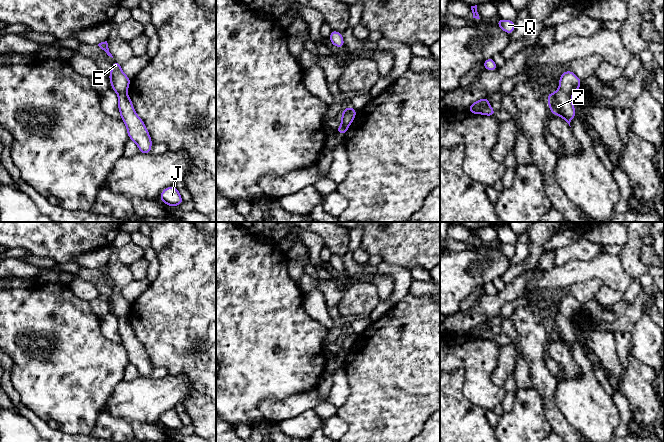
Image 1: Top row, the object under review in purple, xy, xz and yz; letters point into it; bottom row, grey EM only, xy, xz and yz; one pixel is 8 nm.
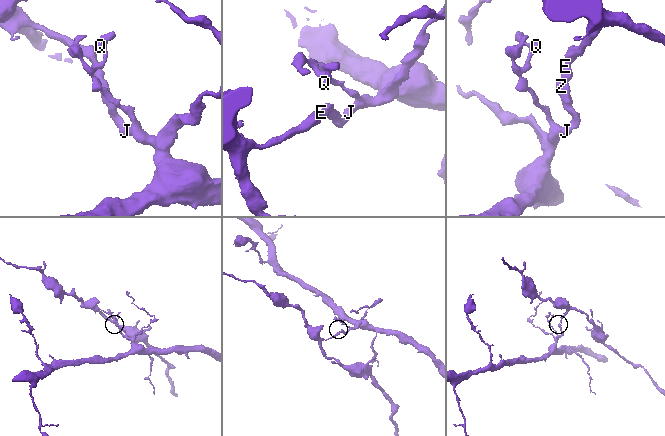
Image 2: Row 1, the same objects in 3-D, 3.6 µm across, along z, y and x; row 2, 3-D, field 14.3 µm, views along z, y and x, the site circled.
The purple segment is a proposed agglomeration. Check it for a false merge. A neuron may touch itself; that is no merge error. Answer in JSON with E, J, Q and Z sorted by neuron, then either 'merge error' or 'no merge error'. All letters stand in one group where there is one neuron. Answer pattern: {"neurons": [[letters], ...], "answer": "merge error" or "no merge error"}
{"neurons": [["E"], ["J", "Q", "Z"]], "answer": "merge error"}

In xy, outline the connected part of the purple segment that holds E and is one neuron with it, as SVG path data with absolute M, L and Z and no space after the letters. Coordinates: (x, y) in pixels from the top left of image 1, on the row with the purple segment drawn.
M117 61L112 63L112 70L108 78L111 82L111 89L118 95L122 92L127 92L131 79L123 73L121 64Z

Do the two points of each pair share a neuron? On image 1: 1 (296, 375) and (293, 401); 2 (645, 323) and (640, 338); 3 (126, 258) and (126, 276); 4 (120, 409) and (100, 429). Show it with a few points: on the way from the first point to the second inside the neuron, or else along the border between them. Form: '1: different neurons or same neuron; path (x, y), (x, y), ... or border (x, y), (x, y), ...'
1: different neurons; border (315, 389), (281, 399), (271, 399)
2: same neuron; path (645, 327), (644, 334)
3: different neurons; border (117, 249), (117, 257), (128, 266)
4: different neurons; border (102, 410), (116, 417), (126, 419), (130, 423)

